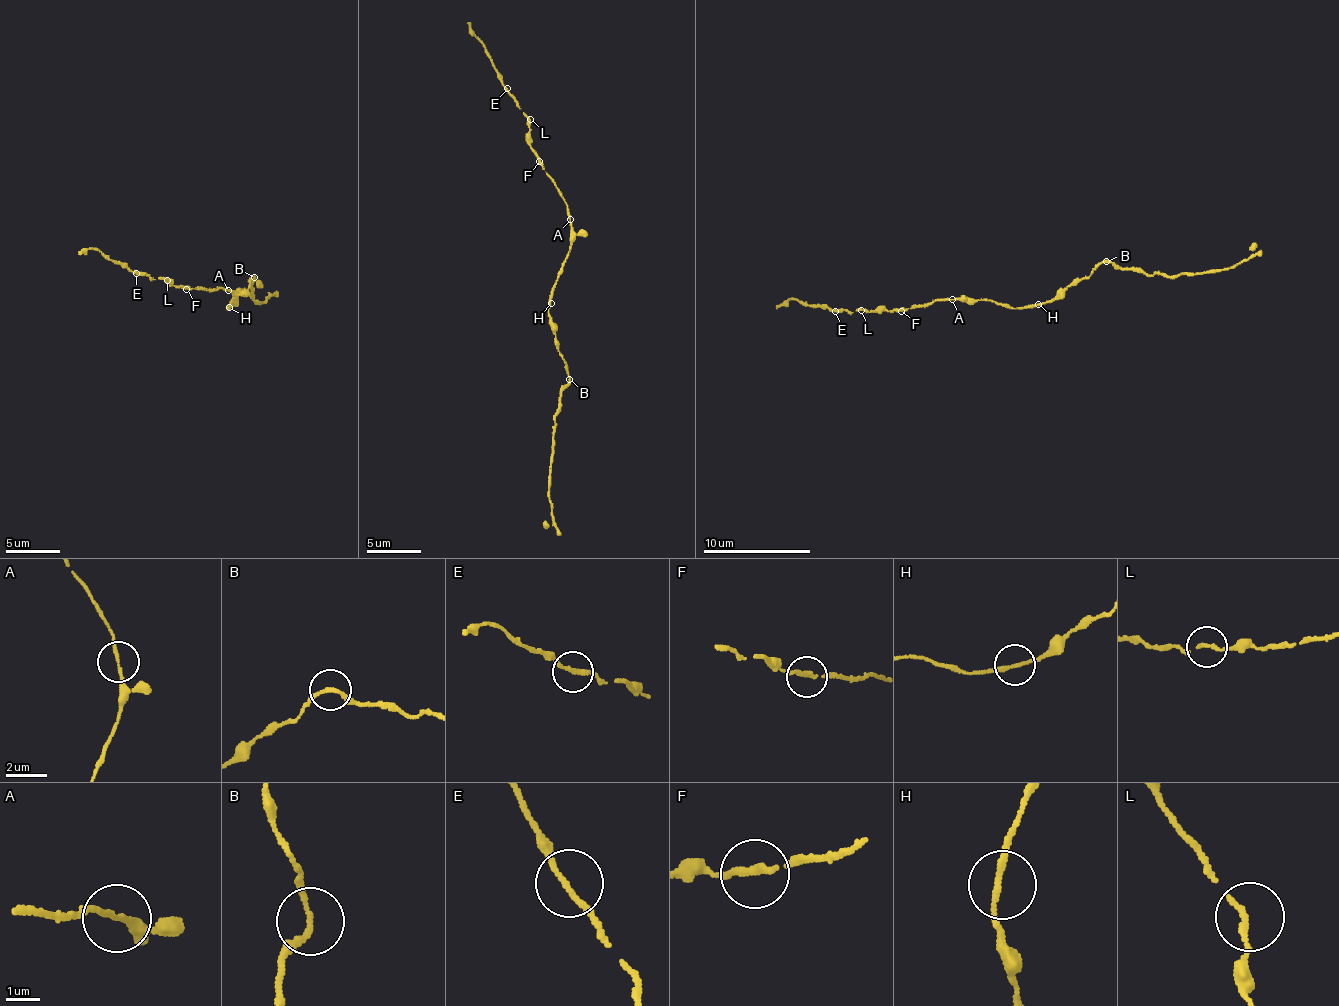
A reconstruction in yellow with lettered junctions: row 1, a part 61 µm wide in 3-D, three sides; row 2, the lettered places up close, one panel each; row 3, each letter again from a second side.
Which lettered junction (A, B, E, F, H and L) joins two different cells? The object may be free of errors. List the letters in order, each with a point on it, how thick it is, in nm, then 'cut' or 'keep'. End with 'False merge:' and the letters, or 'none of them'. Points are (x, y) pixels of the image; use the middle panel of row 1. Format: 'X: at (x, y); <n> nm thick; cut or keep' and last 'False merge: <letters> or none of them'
A: at (570, 219); 140 nm thick; keep
B: at (569, 379); 160 nm thick; keep
E: at (507, 88); 160 nm thick; keep
F: at (539, 161); 190 nm thick; keep
H: at (551, 303); 160 nm thick; keep
L: at (530, 119); 160 nm thick; keep
False merge: none of them

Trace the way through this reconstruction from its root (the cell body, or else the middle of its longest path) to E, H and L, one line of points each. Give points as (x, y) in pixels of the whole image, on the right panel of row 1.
E: (1002, 304), (947, 299), (890, 311), (835, 311)
H: (1002, 304), (1025, 307), (1038, 304)
L: (1002, 304), (947, 299), (933, 300), (908, 309), (861, 310)

